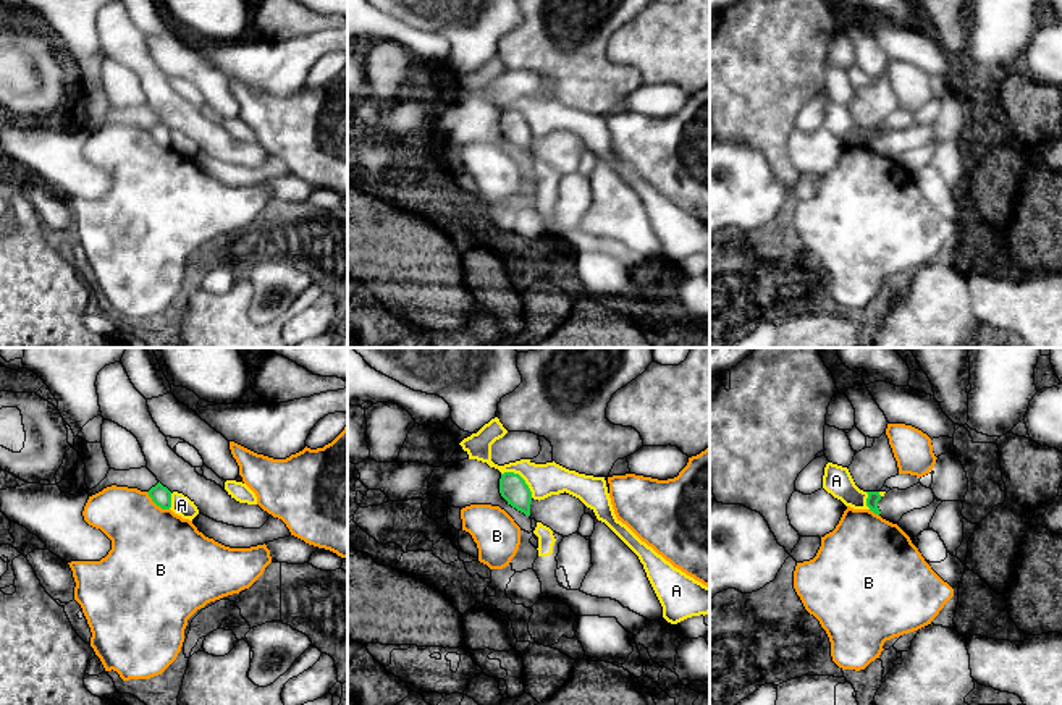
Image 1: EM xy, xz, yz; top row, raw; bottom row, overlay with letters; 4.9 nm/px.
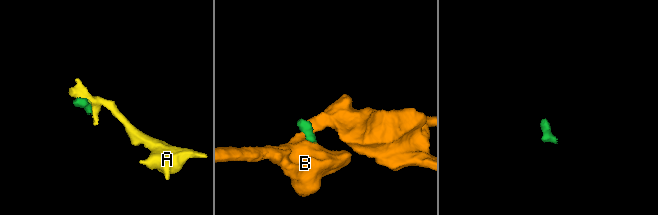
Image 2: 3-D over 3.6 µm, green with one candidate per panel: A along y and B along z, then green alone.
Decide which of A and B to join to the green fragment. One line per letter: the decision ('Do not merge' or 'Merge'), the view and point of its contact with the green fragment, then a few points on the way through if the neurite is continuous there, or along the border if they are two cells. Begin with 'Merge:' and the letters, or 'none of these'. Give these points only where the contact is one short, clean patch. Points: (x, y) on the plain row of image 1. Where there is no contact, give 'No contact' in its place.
Merge: none of these
A: Do not merge. Touches green at xz (521, 115). Boundary: xz (501, 110), (516, 110), (532, 135)
B: Do not merge. Touches green at xy (157, 143). Boundary: xy (146, 130), (157, 143), (168, 147)

